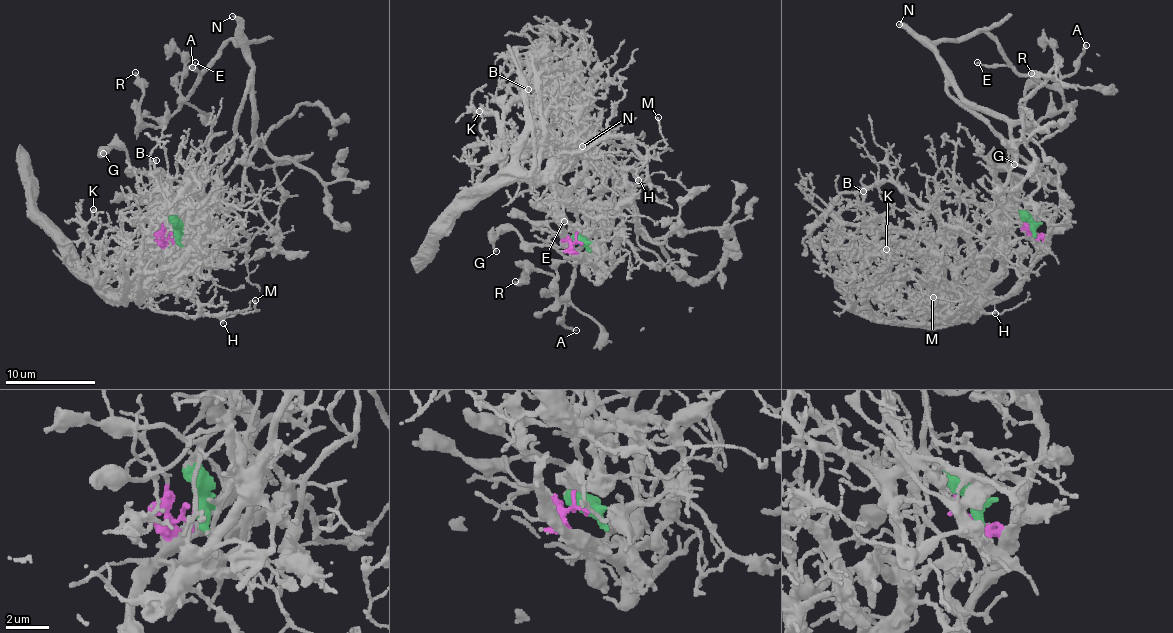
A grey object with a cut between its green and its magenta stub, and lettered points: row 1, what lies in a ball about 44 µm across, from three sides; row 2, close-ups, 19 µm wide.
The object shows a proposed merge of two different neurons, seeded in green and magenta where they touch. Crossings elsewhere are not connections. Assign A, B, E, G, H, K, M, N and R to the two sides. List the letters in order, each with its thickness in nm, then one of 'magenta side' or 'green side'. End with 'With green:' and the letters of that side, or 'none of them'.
A: 220 nm | green side
B: 170 nm | magenta side
E: 150 nm | green side
G: 150 nm | green side
H: 150 nm | magenta side
K: 180 nm | magenta side
M: 130 nm | magenta side
N: 320 nm | green side
R: 200 nm | green side
With green: A, E, G, N, R

